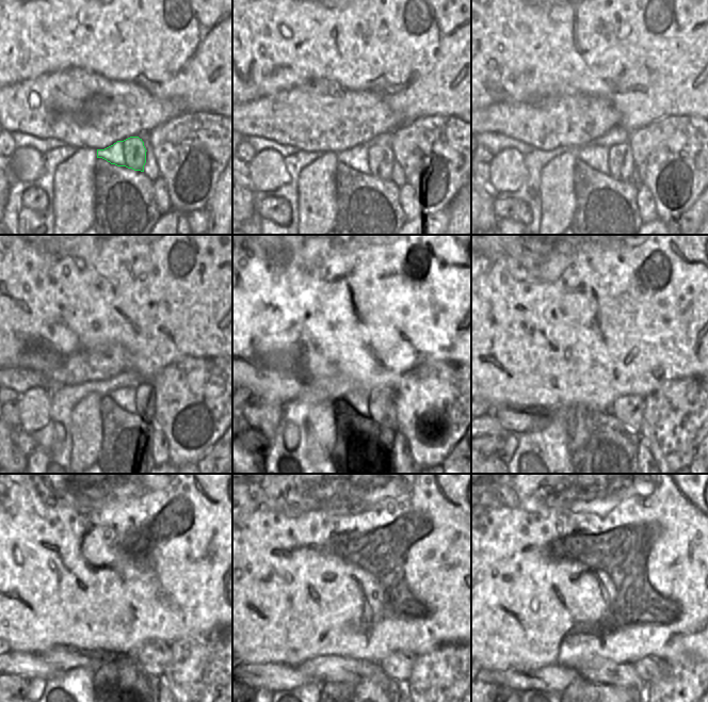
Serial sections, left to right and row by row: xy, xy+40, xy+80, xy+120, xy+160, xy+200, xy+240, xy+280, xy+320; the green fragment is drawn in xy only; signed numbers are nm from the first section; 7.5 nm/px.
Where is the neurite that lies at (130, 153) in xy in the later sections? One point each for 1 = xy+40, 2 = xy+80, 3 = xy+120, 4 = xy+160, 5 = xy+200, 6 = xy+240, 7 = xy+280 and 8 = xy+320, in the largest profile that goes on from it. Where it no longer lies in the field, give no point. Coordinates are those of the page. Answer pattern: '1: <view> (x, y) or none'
1: xy+40 (379, 160)
2: xy+80 (616, 161)
3: xy+120 (141, 400)
4: xy+160 (380, 403)
5: xy+200 (628, 410)
6: xy+240 (154, 655)
7: xy+280 (398, 666)
8: xy+320 (649, 669)

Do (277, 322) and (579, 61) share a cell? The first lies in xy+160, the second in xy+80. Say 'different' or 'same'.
same

